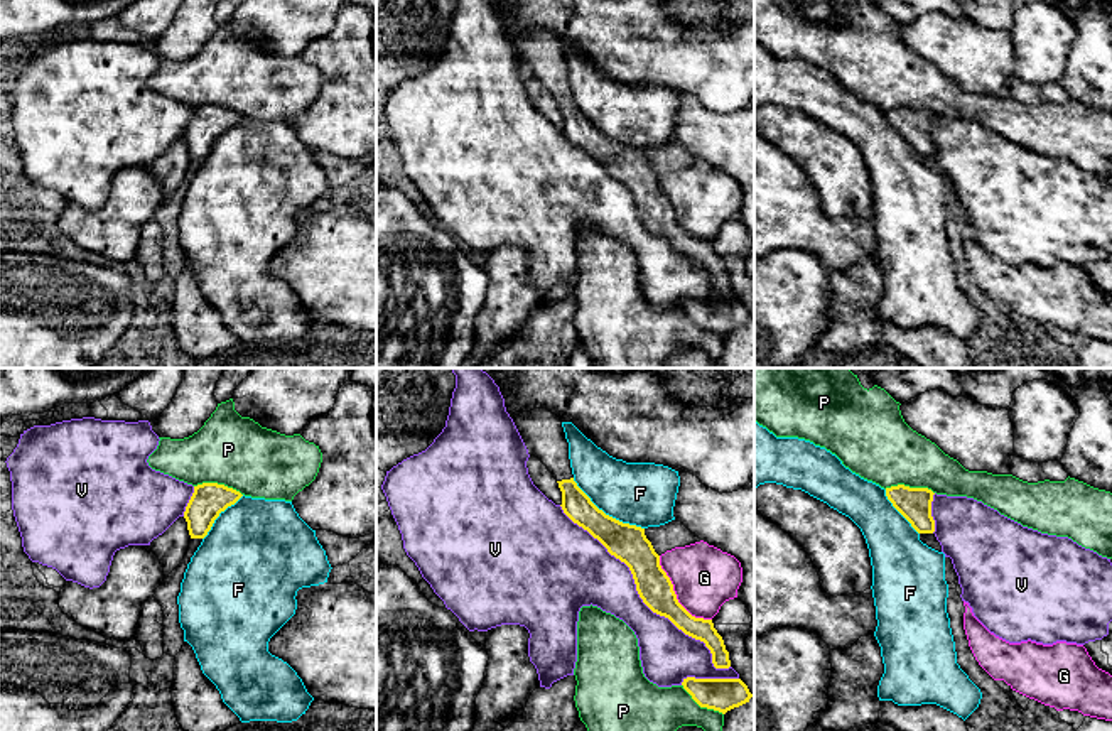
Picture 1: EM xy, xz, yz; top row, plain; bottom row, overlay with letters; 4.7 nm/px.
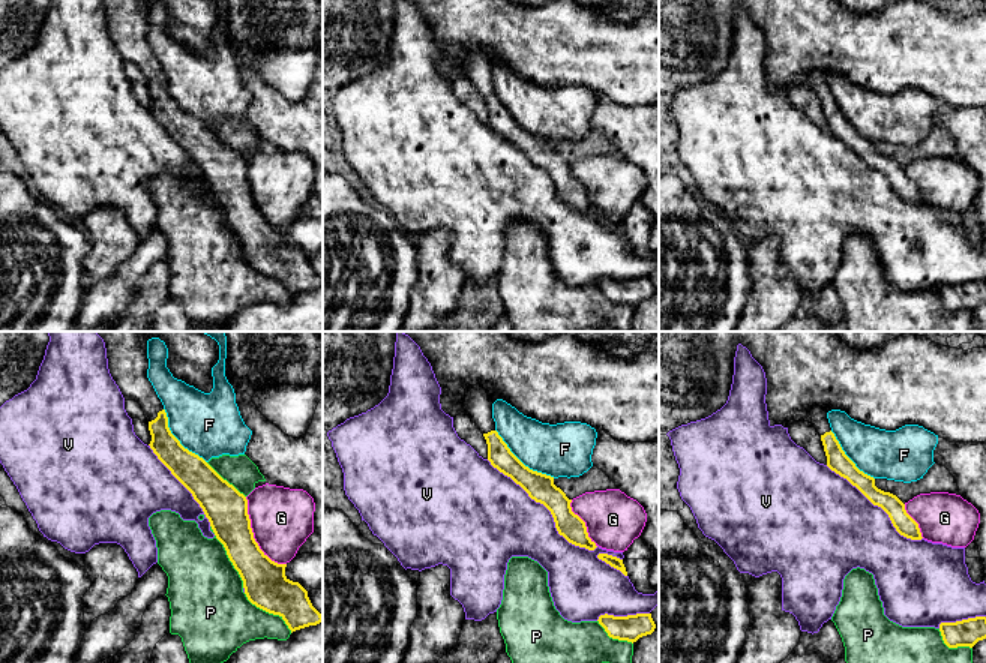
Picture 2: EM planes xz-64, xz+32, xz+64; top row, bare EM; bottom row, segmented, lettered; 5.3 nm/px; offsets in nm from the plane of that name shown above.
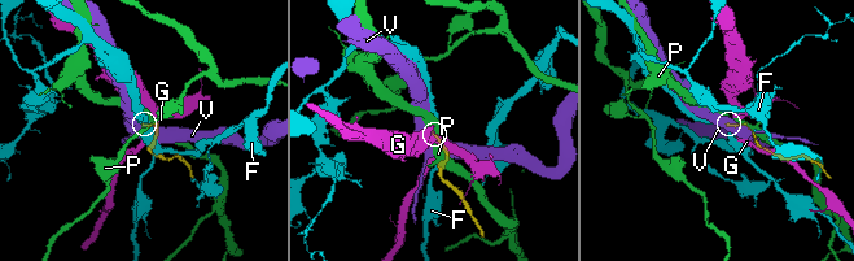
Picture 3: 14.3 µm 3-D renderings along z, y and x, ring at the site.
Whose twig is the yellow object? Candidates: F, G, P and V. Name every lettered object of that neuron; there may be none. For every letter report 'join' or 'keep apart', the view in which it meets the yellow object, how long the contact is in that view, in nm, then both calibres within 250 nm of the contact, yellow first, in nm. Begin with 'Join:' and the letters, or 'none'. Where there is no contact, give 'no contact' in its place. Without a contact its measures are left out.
Join: none
F: keep apart | xz | 420 nm | 180/300 nm
G: keep apart | xz | 400 nm | 160/300 nm
P: keep apart | yz | 240 nm | 160/340 nm
V: keep apart | xz | 1100 nm | 170/280 nm

